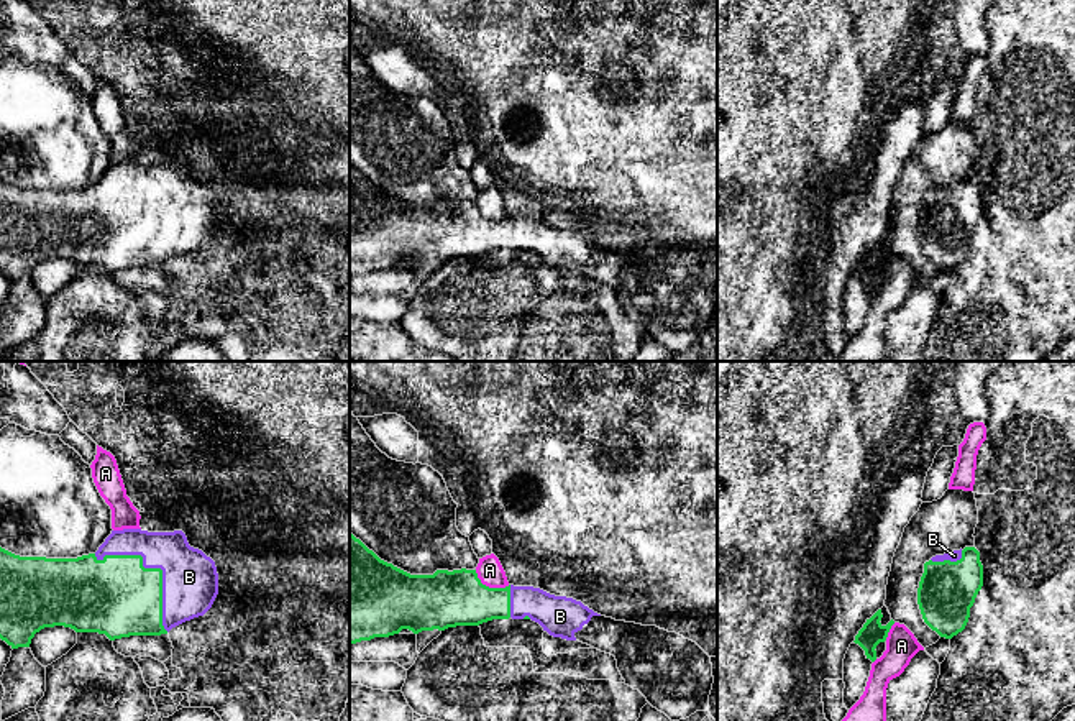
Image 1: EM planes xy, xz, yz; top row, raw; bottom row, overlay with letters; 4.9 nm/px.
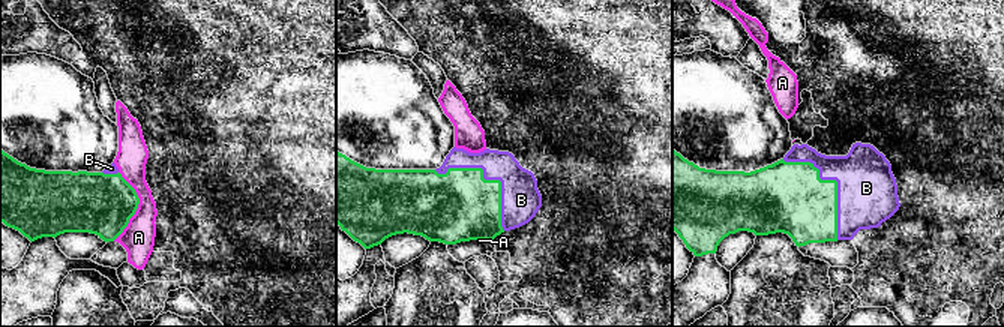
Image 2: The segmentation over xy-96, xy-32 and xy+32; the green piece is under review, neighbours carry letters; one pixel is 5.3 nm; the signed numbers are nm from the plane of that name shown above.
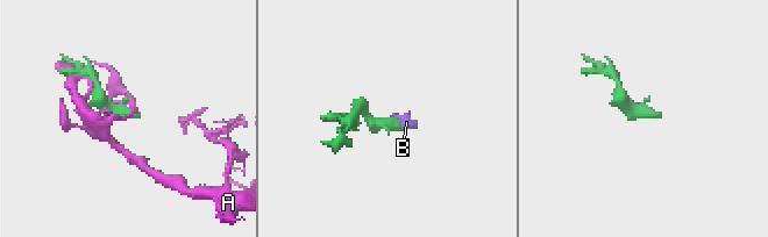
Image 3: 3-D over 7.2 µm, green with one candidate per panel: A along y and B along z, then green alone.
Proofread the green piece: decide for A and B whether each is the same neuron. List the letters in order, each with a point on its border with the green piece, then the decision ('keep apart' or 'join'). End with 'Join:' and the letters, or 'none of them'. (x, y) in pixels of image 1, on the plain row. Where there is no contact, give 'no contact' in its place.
A: contact xz (488, 219); keep apart
B: contact xy (155, 201); join
Join: B

